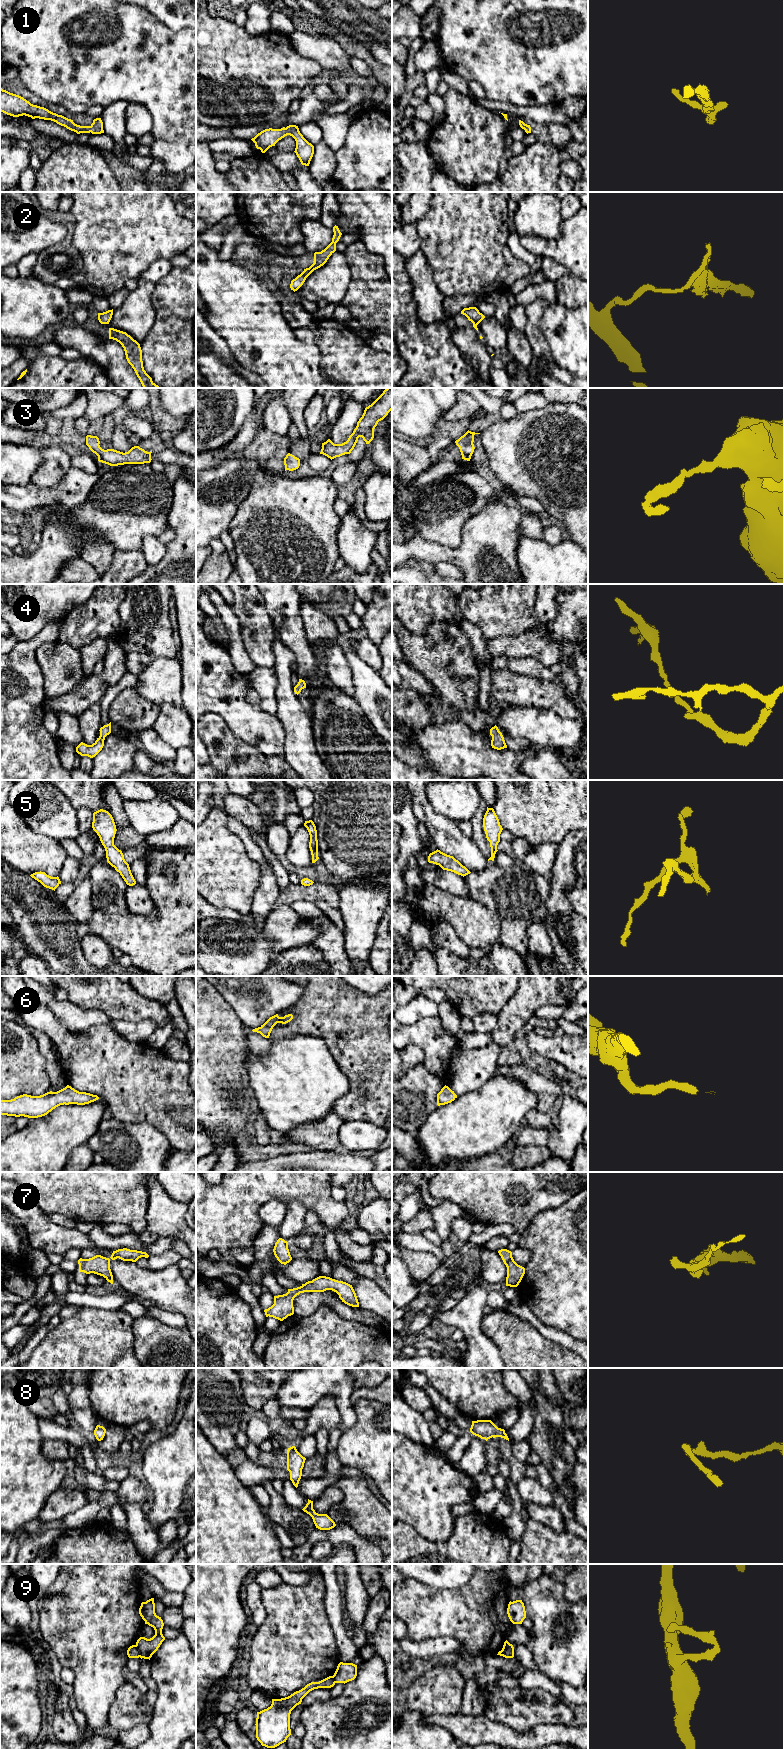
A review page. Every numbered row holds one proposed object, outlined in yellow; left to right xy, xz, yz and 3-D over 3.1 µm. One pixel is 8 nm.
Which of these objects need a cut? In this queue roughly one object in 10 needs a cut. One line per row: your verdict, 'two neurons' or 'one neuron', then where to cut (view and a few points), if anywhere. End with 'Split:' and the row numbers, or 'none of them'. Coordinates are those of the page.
1: one neuron | no cut
2: one neuron | no cut
3: one neuron | no cut
4: one neuron | no cut
5: one neuron | no cut
6: one neuron | no cut
7: one neuron | no cut
8: one neuron | no cut
9: two neurons | xy (135, 1645), (140, 1656)
Split: 9

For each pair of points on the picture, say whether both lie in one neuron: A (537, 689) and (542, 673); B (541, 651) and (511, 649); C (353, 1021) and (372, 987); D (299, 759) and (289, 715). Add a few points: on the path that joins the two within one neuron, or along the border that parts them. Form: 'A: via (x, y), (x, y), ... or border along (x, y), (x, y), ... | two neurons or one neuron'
A: border along (517, 673), (553, 681) | two neurons
B: via (534, 649), (518, 649) | one neuron
C: border along (350, 986), (368, 994), (377, 994), (381, 991) | two neurons
D: via (299, 748), (297, 726) | one neuron

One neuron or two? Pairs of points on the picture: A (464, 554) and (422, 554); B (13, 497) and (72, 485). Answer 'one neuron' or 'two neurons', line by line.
A: one neuron
B: one neuron

